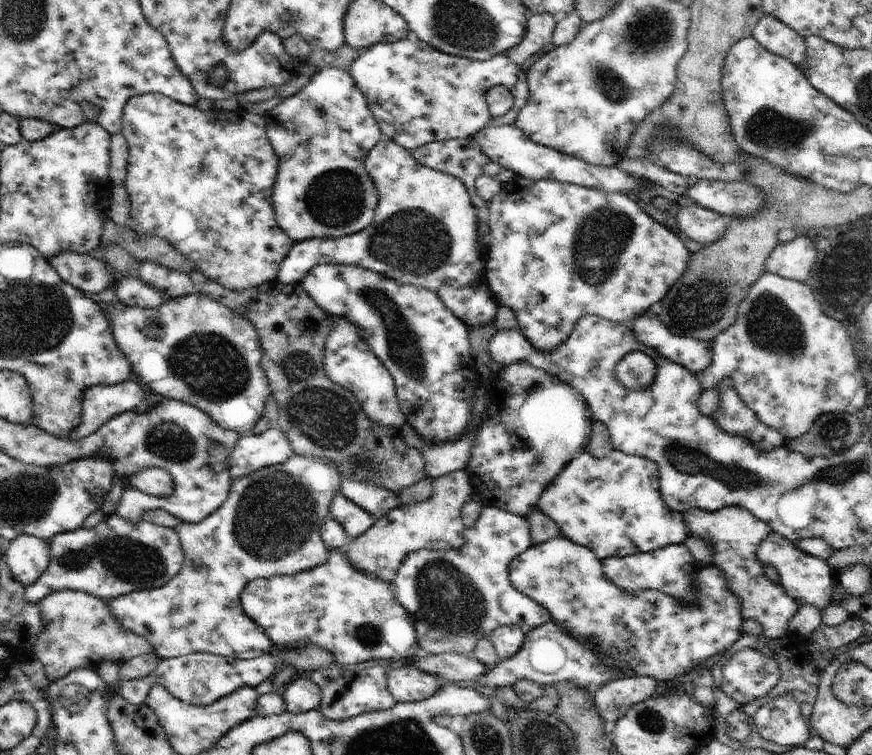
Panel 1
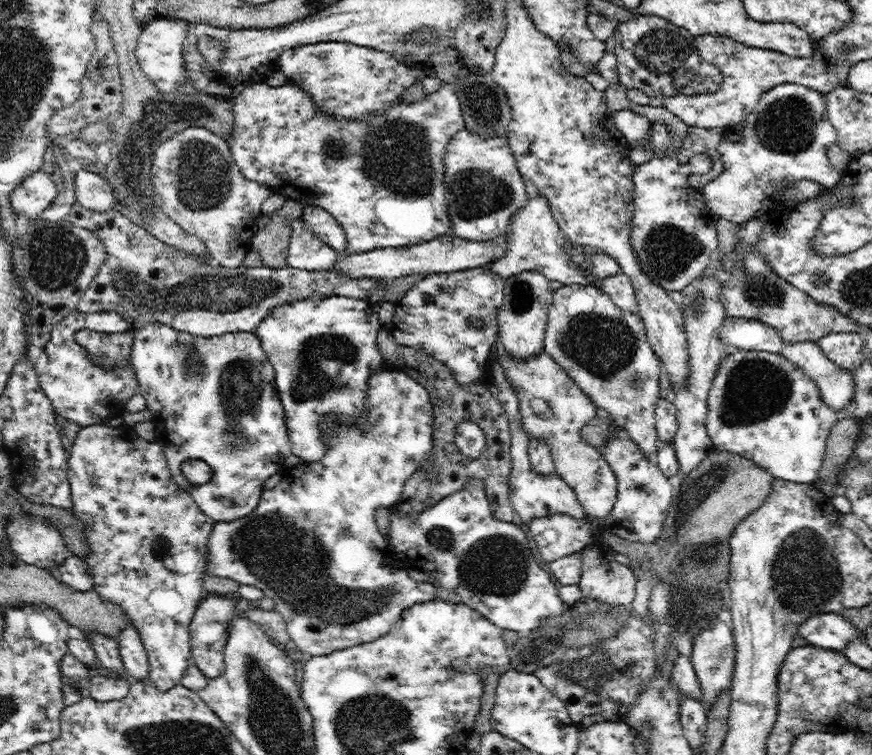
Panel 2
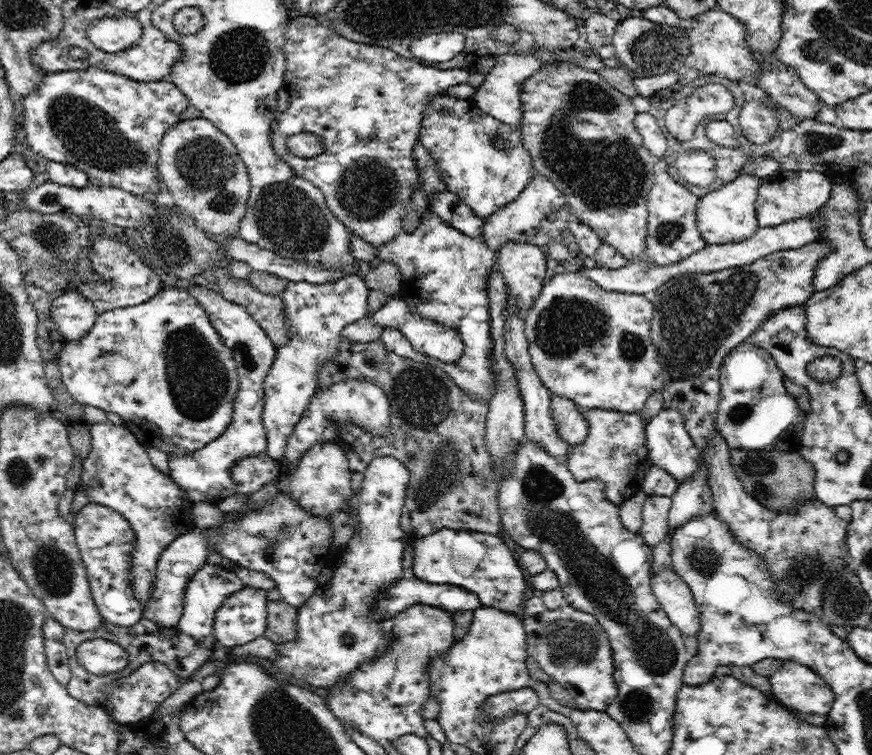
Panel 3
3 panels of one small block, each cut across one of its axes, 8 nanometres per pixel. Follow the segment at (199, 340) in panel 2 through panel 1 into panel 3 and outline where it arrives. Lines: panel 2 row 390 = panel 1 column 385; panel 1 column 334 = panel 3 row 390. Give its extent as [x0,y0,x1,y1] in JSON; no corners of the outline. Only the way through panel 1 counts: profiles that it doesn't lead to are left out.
[168,286,276,506]

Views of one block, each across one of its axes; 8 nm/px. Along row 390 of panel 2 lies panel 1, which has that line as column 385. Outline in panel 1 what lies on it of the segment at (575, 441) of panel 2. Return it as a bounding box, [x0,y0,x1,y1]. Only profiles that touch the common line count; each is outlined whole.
[344,470,473,586]

